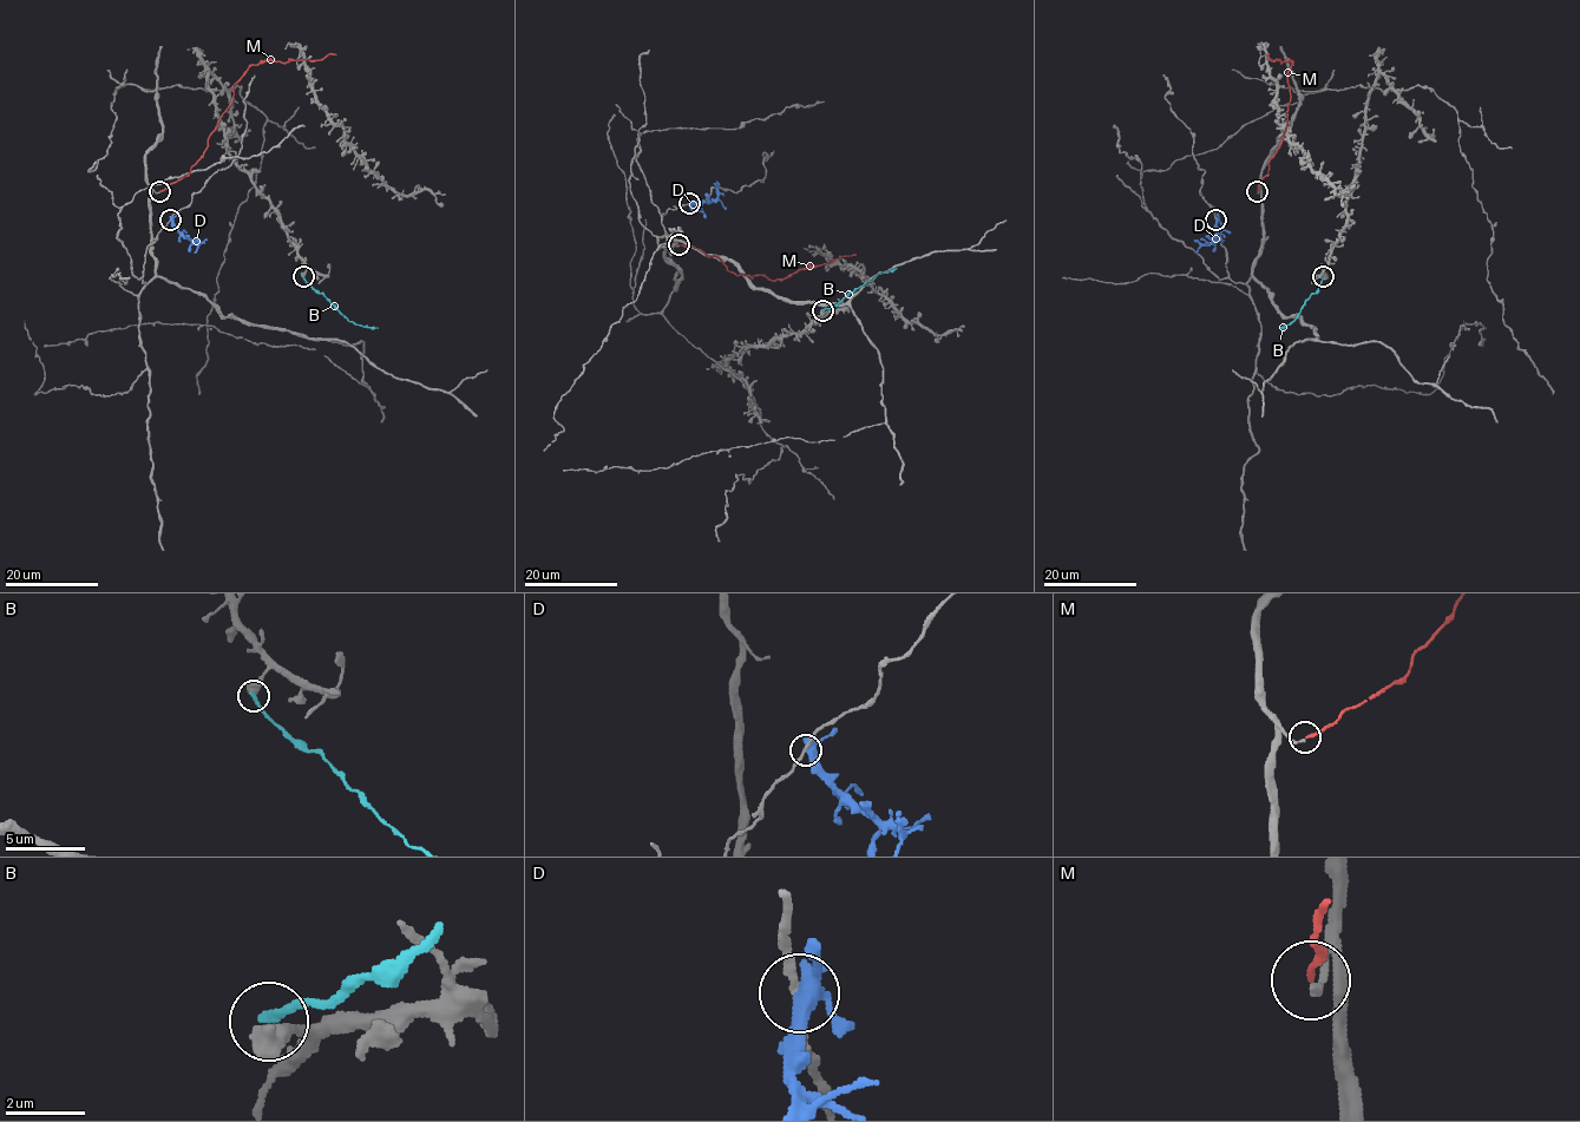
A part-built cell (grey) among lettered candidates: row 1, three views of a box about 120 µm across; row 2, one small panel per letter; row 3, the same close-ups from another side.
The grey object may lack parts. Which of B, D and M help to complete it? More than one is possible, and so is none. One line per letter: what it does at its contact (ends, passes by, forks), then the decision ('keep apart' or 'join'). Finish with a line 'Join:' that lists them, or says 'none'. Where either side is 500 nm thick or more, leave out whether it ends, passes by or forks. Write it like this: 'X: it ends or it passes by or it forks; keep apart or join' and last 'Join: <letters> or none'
B: keep apart
D: it forks; keep apart
M: it ends; join
Join: M

